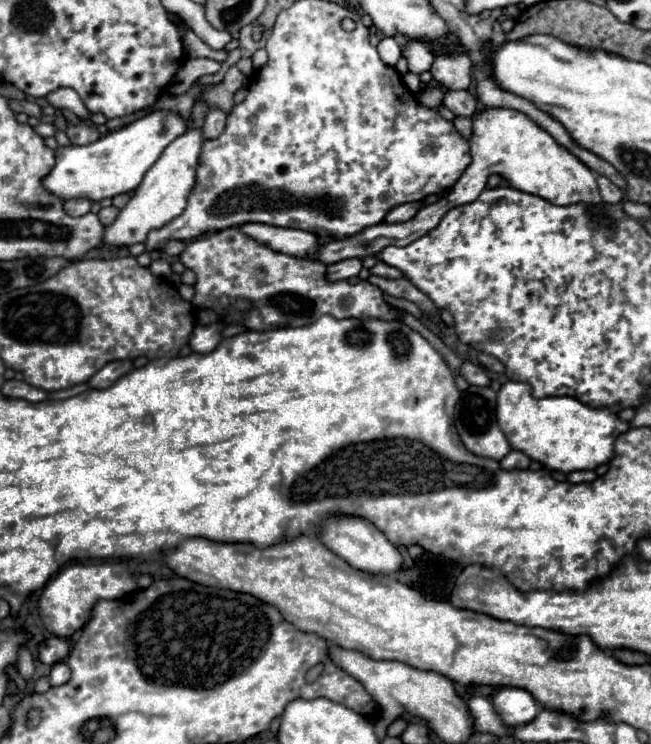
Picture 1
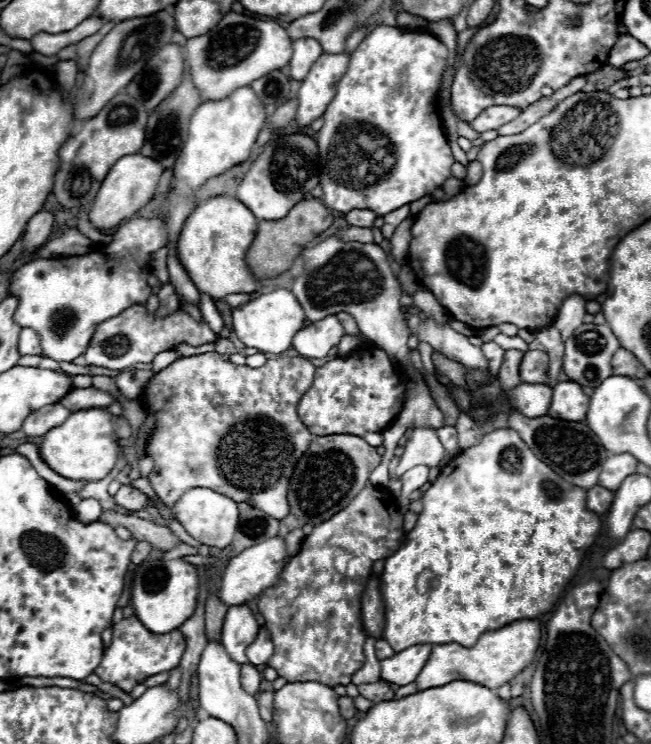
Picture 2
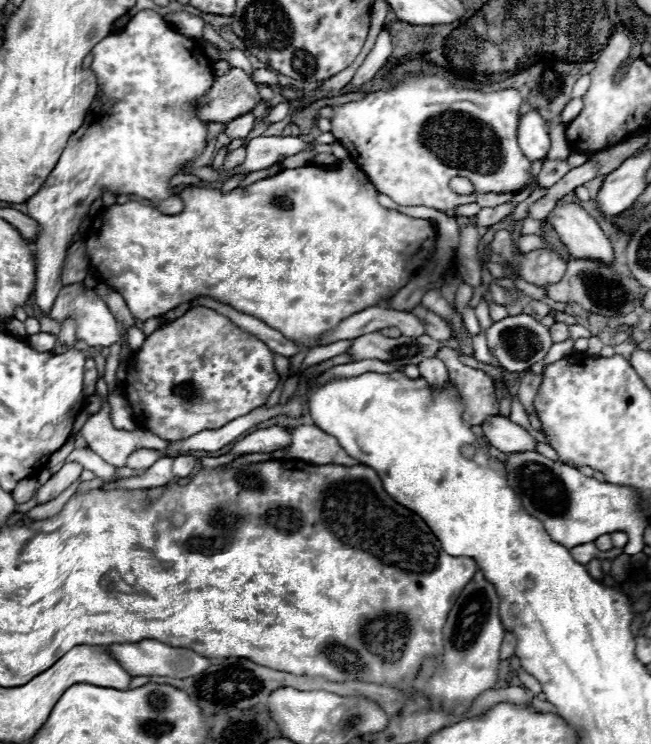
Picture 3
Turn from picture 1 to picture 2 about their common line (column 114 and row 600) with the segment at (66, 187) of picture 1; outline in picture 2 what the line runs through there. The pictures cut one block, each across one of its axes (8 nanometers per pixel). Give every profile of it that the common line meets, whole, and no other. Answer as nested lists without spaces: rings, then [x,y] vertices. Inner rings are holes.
[[[162,554],[148,556],[134,570],[130,606],[136,618],[154,634],[168,634],[184,624],[196,608],[198,598],[198,572],[196,566],[188,564],[184,558],[162,560]]]

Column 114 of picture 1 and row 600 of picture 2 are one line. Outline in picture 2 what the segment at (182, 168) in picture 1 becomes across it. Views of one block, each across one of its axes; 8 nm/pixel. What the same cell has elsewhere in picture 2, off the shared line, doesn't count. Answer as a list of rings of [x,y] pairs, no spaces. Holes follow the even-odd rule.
[[[276,536],[276,538],[268,538],[268,542],[260,542],[256,546],[250,546],[246,550],[242,550],[238,556],[234,556],[224,574],[222,574],[222,584],[220,584],[220,592],[218,598],[230,608],[230,606],[240,606],[246,600],[256,598],[260,592],[264,592],[268,586],[274,586],[278,582],[278,574],[282,572],[282,568],[288,562],[288,554],[286,554],[286,544],[284,538]]]

